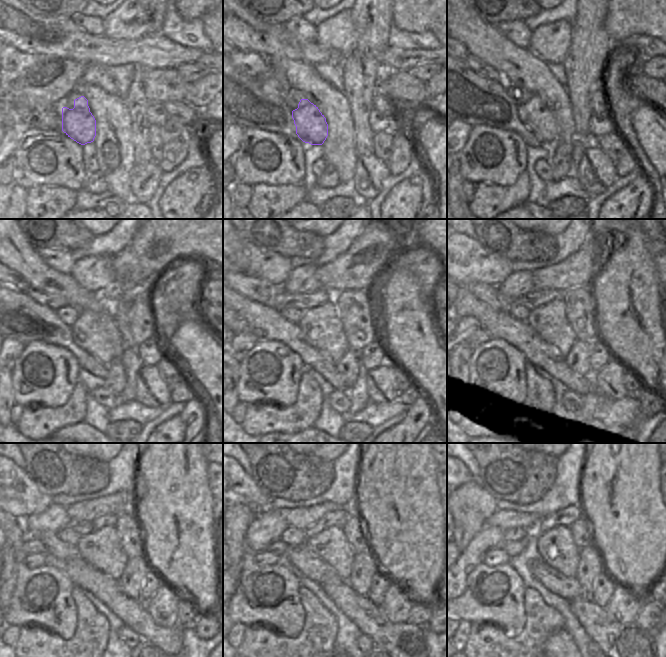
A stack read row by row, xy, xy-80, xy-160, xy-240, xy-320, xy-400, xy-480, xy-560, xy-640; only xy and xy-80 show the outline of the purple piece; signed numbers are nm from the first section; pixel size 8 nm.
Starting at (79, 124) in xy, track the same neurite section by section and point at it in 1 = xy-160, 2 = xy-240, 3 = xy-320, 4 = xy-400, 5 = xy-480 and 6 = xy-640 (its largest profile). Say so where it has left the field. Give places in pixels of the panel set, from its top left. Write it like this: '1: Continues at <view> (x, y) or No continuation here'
1: Continues at xy-160 (534, 113)
2: Continues at xy-240 (95, 332)
3: Continues at xy-320 (321, 326)
4: Continues at xy-400 (549, 321)
5: Continues at xy-480 (102, 549)
6: Continues at xy-640 (556, 546)

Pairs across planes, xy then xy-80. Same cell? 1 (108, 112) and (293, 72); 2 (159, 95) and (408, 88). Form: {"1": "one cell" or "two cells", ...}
{"1": "one cell", "2": "one cell"}

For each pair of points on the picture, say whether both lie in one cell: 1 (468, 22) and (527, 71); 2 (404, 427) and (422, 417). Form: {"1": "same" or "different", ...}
{"1": "same", "2": "same"}

